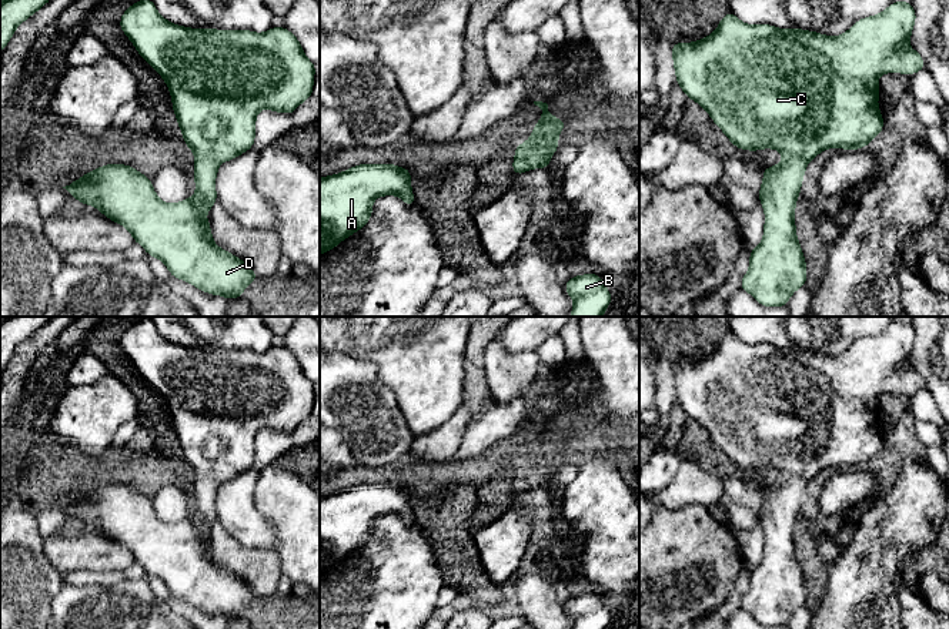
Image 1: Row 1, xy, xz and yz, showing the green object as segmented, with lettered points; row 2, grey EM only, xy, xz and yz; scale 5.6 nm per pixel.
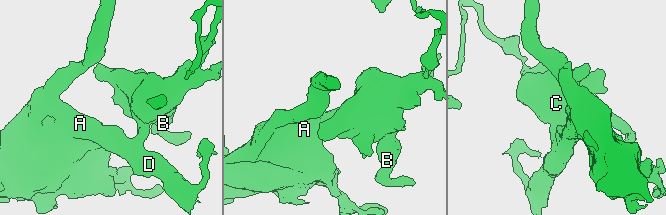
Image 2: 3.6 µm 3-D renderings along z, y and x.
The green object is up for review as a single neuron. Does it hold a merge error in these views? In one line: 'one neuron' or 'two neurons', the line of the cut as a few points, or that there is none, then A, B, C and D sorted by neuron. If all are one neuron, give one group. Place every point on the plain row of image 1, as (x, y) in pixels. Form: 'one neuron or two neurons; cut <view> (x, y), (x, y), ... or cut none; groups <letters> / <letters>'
one neuron; cut none; groups A B C D

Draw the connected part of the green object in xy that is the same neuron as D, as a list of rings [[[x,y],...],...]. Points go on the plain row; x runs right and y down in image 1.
[[[151,318],[130,325],[120,338],[120,348],[170,409],[184,462],[196,475],[196,513],[167,523],[157,516],[151,498],[126,484],[106,484],[63,508],[74,519],[94,525],[111,541],[126,546],[134,562],[161,579],[174,598],[227,619],[241,618],[241,612],[258,596],[248,583],[214,562],[210,536],[204,538],[217,522],[218,486],[254,465],[260,429],[291,434],[313,415],[315,384],[285,347],[271,347],[265,352],[188,348],[160,335]]]

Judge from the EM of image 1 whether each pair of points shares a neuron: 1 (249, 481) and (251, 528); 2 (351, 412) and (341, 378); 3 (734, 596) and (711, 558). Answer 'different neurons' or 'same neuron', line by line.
1: same neuron
2: same neuron
3: different neurons

